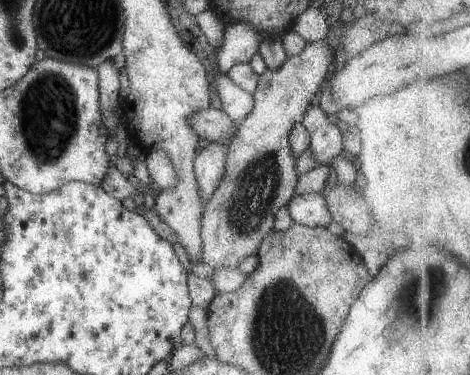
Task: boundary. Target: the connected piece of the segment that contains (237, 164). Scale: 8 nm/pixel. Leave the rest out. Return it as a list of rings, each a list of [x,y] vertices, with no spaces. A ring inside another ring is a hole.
[[[325,38],[319,42],[308,42],[298,55],[287,58],[275,70],[265,69],[258,76],[256,89],[252,95],[253,106],[249,114],[237,123],[235,132],[228,142],[225,168],[221,180],[217,183],[214,193],[204,202],[200,218],[200,237],[202,240],[200,262],[211,266],[213,270],[219,266],[235,268],[237,263],[247,255],[256,256],[256,248],[263,235],[272,228],[273,214],[280,206],[285,206],[292,197],[297,174],[295,158],[288,141],[290,130],[294,124],[301,123],[303,113],[320,91],[323,81],[329,74],[330,63],[334,54],[327,50]]]

